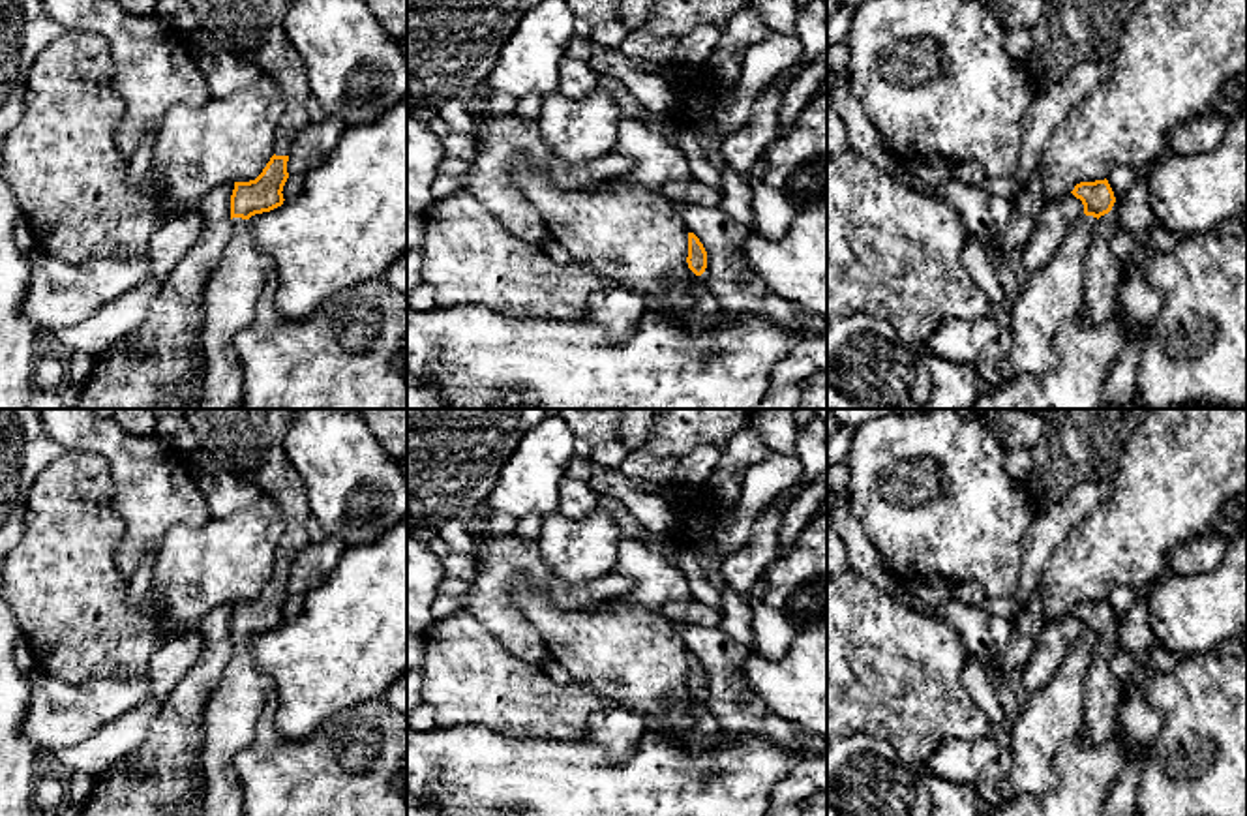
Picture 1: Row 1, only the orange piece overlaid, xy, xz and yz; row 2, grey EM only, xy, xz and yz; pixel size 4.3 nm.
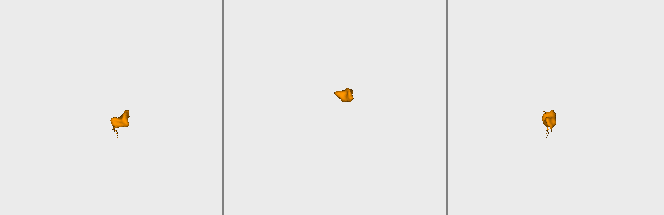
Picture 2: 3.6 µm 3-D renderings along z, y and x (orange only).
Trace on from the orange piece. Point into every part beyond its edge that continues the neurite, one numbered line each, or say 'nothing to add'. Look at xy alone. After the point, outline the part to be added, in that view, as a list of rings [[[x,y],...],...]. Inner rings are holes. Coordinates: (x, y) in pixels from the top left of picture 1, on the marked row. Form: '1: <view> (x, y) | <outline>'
1: xy (252, 29) | [[[186,0],[201,28],[233,54],[251,60],[283,98],[274,154],[289,156],[296,135],[309,126],[306,103],[311,96],[306,68],[291,43],[283,21],[291,0]]]
2: xy (229, 301) | [[[233,218],[229,244],[203,293],[203,409],[234,409],[242,398],[242,370],[233,340],[253,321],[272,270],[272,257],[255,244],[251,219]]]

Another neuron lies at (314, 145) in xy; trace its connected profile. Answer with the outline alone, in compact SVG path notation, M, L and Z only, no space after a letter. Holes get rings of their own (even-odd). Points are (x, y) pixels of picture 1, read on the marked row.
M326 114L323 122L306 126L291 144L287 173L306 178L321 167L339 144L347 124L338 114Z

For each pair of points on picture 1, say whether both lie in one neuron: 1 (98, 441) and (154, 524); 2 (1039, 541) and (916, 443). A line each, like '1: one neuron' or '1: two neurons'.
1: one neuron
2: two neurons

